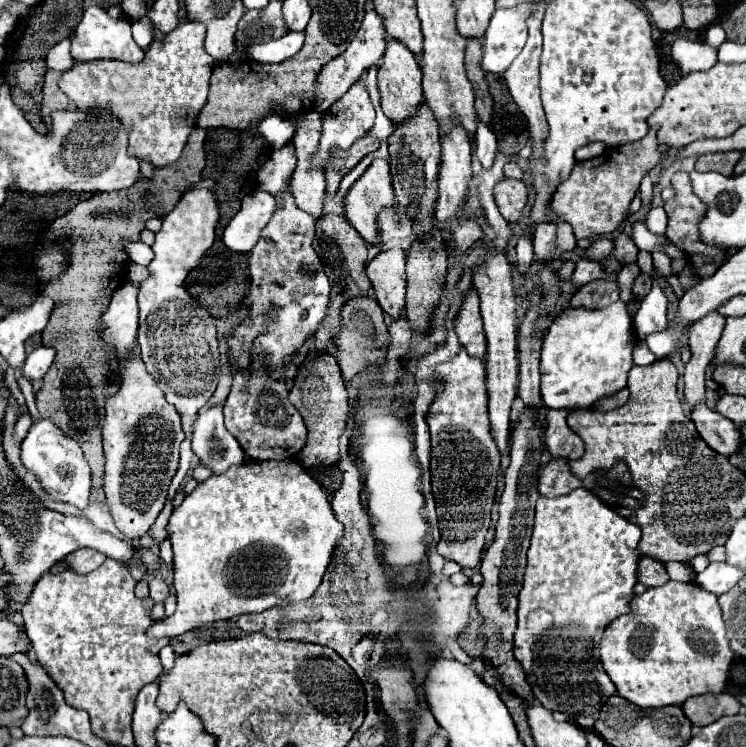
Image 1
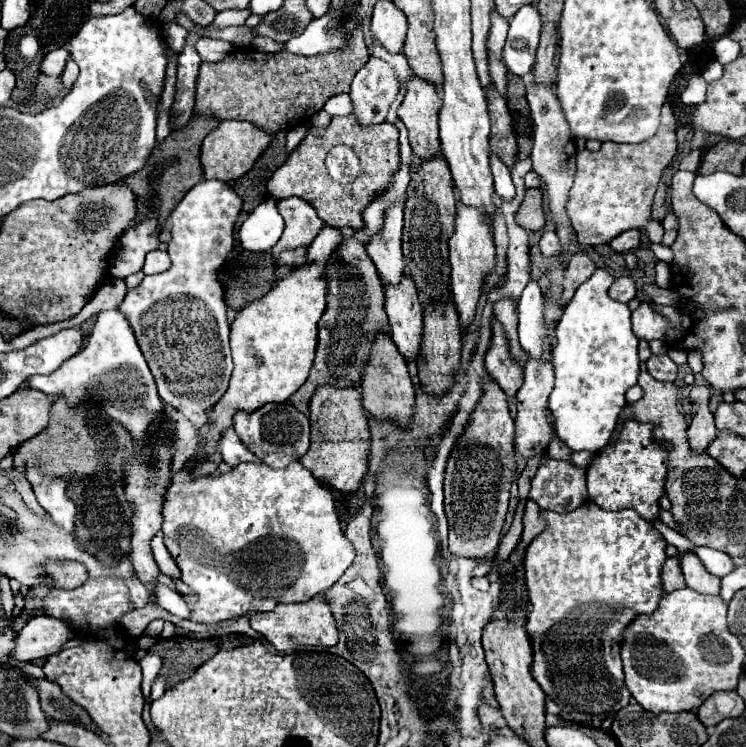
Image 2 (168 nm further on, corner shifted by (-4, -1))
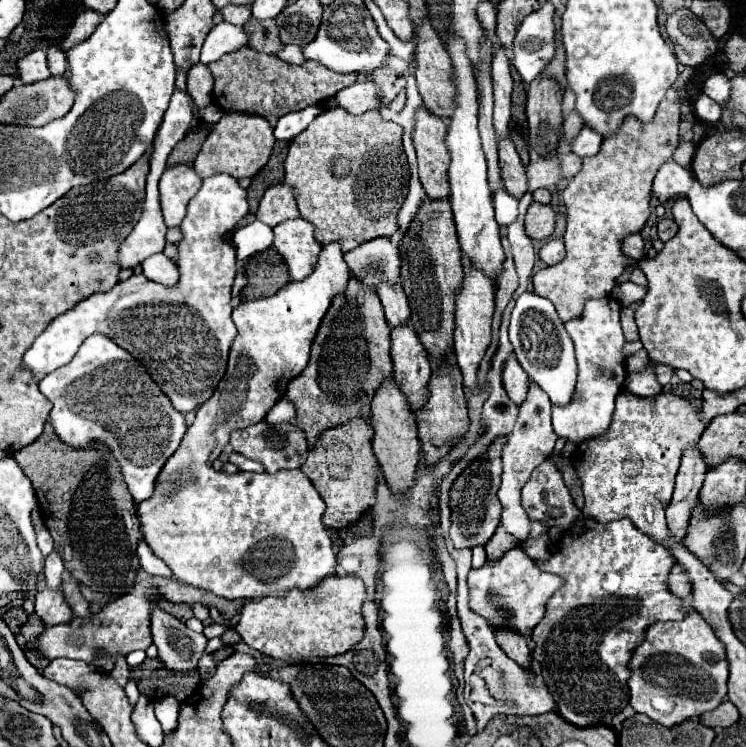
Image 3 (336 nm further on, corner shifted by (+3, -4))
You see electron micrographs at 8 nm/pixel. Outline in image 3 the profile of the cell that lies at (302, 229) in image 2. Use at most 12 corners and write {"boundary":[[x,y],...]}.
{"boundary":[[302,217],[274,227],[274,249],[292,279],[308,277],[320,253]]}

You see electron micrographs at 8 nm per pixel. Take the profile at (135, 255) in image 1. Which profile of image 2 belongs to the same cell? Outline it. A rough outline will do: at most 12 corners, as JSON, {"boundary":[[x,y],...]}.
{"boundary":[[167,252],[147,254],[143,272],[161,274],[171,268]]}

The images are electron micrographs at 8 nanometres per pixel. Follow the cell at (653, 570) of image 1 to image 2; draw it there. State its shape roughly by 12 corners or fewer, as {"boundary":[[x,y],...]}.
{"boundary":[[677,556],[667,558],[663,566],[665,592],[685,588]]}

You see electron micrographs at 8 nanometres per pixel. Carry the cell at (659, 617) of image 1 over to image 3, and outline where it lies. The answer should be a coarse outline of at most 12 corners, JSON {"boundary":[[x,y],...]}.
{"boundary":[[696,609],[632,653],[632,709],[664,727],[726,699],[726,647]]}

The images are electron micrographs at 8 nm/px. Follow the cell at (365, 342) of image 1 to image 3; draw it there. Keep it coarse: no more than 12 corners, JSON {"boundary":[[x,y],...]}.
{"boundary":[[392,377],[372,399],[372,449],[394,493],[420,461],[414,411]]}

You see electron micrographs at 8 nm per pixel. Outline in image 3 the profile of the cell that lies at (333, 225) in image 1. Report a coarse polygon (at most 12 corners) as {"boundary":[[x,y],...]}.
{"boundary":[[350,277],[286,397],[308,447],[392,375],[382,303]]}

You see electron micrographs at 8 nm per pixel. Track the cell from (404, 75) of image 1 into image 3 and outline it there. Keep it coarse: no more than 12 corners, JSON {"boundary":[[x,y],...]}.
{"boundary":[[414,113],[412,143],[428,197],[448,197],[448,121]]}

